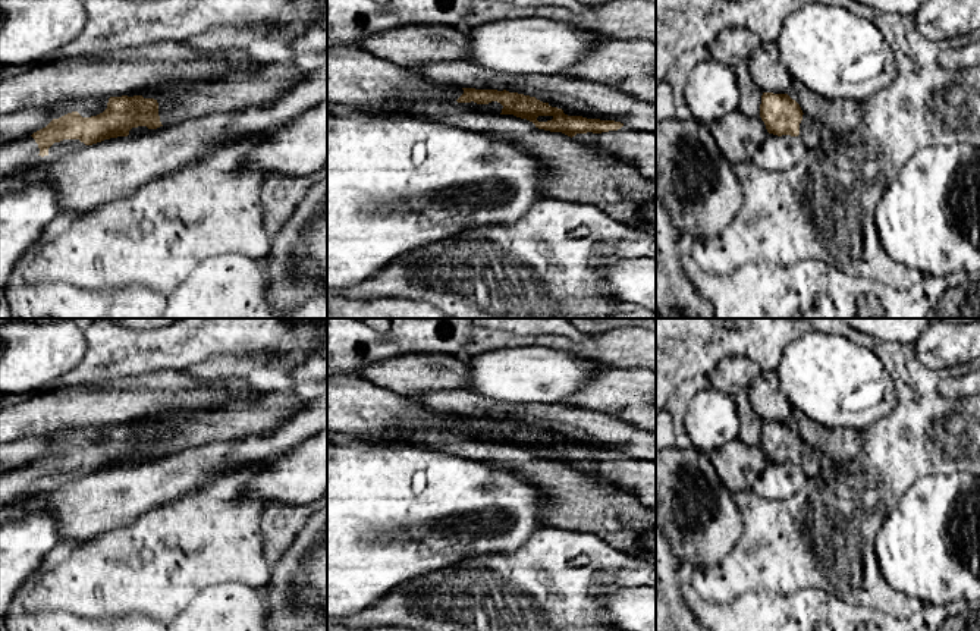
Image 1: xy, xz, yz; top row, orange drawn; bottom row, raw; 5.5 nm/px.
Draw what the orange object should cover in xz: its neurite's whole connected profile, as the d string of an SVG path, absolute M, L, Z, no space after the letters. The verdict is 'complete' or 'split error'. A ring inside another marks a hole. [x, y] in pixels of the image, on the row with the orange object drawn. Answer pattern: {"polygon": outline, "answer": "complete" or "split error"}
{"polygon": "M462 88L458 103L489 104L497 101L503 106L500 114L513 114L527 119L538 129L562 132L574 141L616 157L631 164L643 176L656 182L656 134L632 129L621 122L568 116L562 109L552 107L535 97L509 92L506 90Z", "answer": "split error"}

